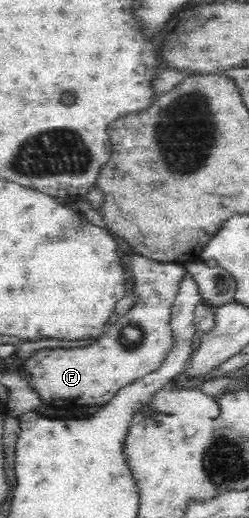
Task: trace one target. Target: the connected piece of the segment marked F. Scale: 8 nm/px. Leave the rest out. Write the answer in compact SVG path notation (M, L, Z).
M137 253L128 255L126 259L132 271L131 286L134 293L138 293L136 305L116 324L110 324L108 330L88 346L73 348L48 346L51 343L46 343L23 362L21 368L28 374L28 384L36 392L42 406L63 410L78 406L102 406L110 402L120 388L156 372L172 349L170 316L180 284L188 274L187 268L184 264L164 263Z

